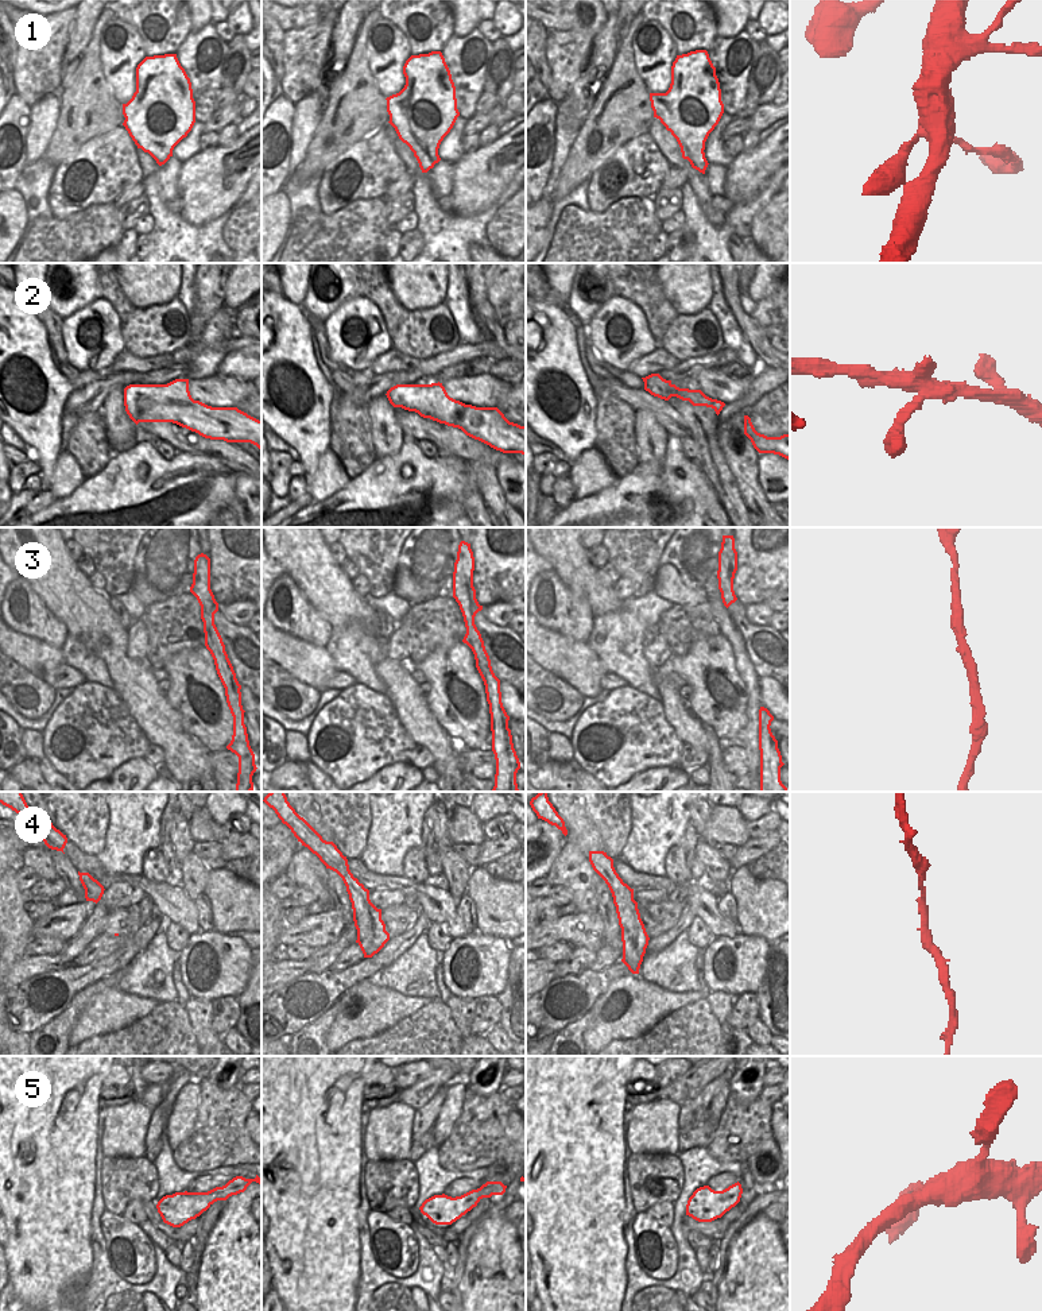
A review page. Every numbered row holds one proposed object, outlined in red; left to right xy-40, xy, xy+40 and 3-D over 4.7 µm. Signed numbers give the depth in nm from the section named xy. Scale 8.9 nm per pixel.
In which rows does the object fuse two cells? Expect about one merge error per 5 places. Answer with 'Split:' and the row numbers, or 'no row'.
Split: no row

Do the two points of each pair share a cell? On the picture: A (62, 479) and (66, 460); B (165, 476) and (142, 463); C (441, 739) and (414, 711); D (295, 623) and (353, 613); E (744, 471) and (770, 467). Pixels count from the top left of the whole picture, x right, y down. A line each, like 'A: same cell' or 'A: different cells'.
A: same cell
B: same cell
C: same cell
D: different cells
E: different cells

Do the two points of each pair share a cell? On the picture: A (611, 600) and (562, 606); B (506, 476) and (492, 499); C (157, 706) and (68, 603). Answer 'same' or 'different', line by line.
A: different
B: different
C: same

